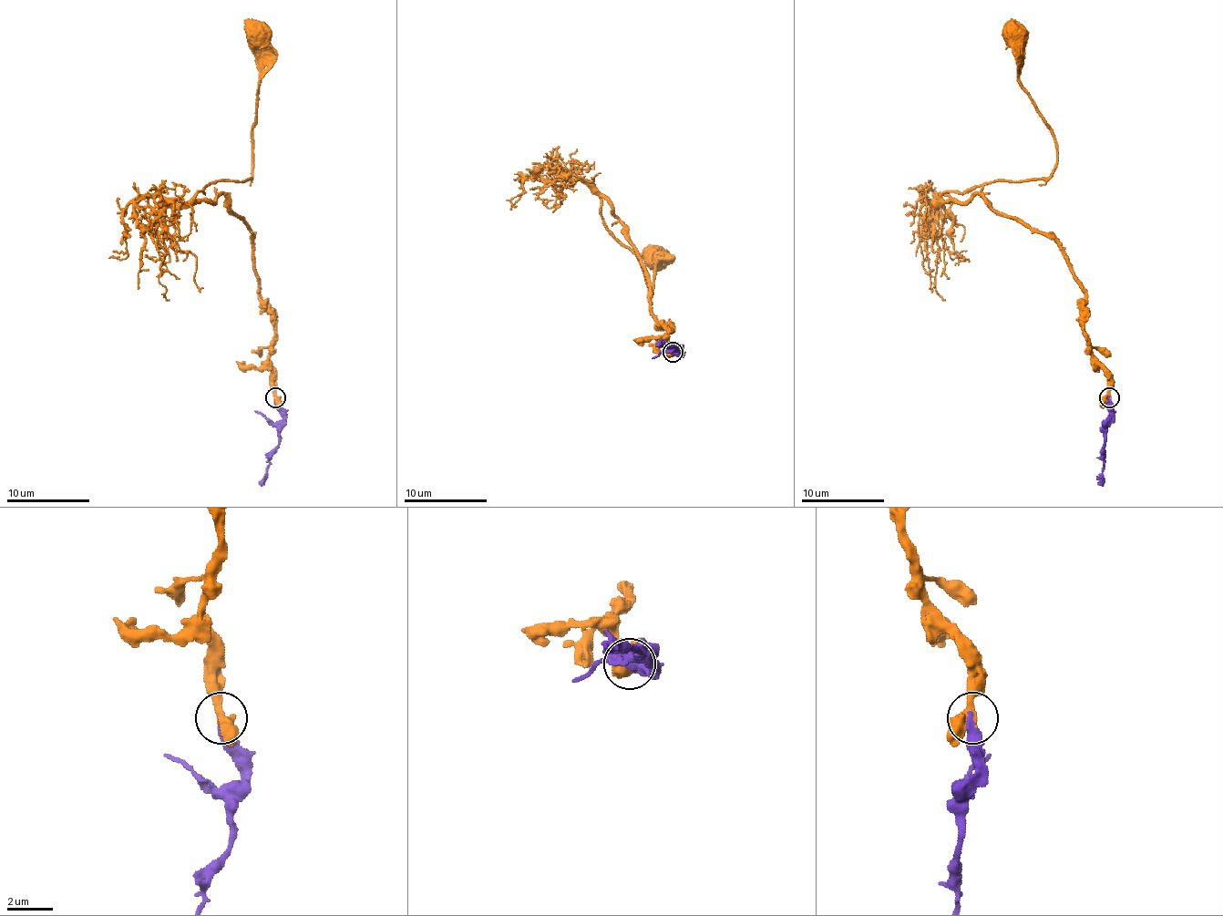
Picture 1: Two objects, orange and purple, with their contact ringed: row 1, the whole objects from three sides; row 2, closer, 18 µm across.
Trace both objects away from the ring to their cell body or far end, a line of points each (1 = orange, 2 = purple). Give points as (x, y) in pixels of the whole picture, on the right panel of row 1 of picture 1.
1: (1110, 398), (1066, 253), (980, 195), (942, 200), (1056, 164), (1011, 19)
2: (1110, 398), (1110, 425), (1105, 433), (1102, 477), (1104, 485)

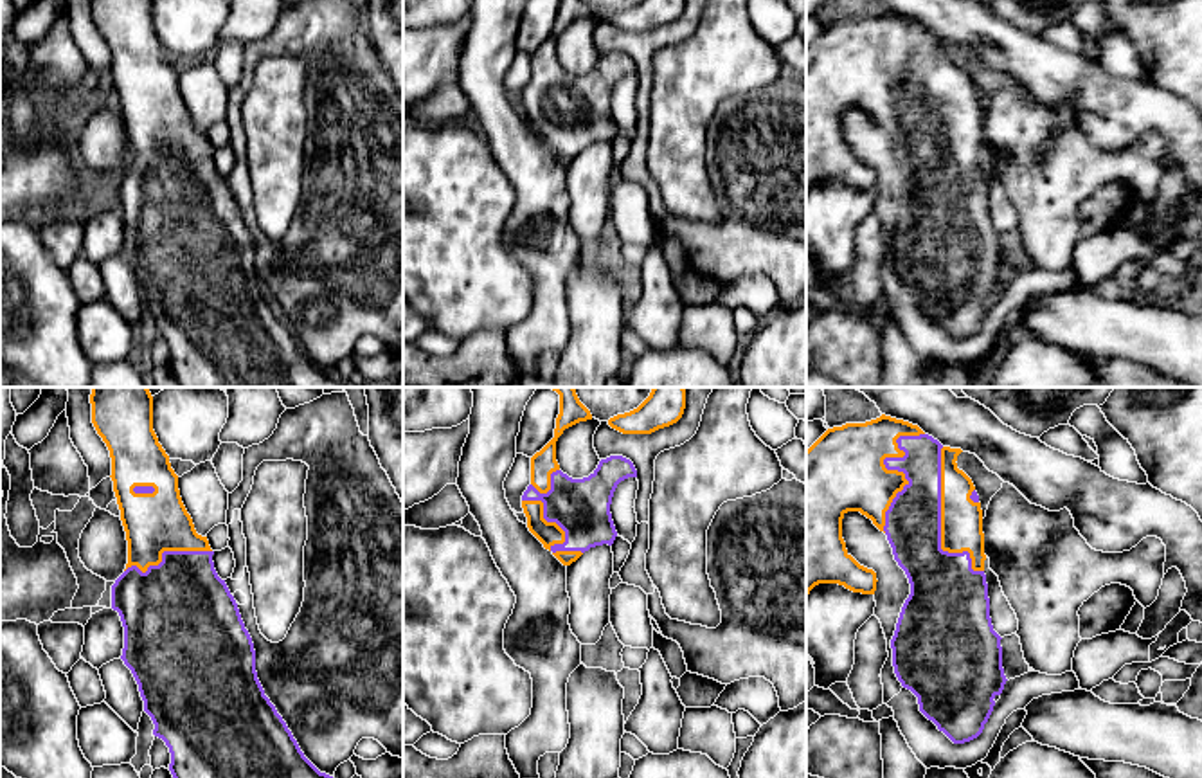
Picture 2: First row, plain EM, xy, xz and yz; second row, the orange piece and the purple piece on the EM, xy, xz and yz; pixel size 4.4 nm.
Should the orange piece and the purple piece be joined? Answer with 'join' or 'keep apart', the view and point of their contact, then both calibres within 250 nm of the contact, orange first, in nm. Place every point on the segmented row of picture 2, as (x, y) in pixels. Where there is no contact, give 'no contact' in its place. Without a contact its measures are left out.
join | yz (941, 524) | 190/260 nm

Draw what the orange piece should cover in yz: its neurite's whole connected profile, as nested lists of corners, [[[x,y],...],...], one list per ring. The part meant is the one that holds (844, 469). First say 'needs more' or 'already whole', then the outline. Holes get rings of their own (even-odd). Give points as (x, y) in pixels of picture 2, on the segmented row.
needs more | [[[882,414],[876,420],[866,423],[846,423],[842,427],[828,429],[808,450],[806,450],[806,596],[819,584],[839,584],[853,593],[875,594],[876,591],[876,573],[860,565],[846,549],[846,542],[842,538],[842,519],[848,511],[860,511],[873,524],[887,535],[887,540],[893,547],[894,560],[905,571],[910,594],[905,600],[894,636],[891,639],[893,648],[893,666],[898,681],[903,688],[910,690],[918,697],[919,711],[932,720],[939,731],[943,731],[954,744],[964,744],[977,738],[984,724],[988,722],[995,697],[1002,693],[1006,684],[1006,675],[1002,668],[1002,647],[1000,636],[993,630],[990,618],[990,598],[988,598],[988,584],[984,574],[984,533],[982,533],[982,510],[979,502],[979,495],[972,479],[957,468],[957,456],[961,448],[943,447],[937,439],[925,434],[918,425],[912,425],[903,420],[896,420]]]

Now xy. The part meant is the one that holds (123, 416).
needs more | [[[92,387],[92,423],[97,434],[103,438],[112,457],[112,481],[117,504],[121,510],[121,520],[128,540],[128,564],[126,571],[112,585],[112,609],[119,612],[124,627],[124,648],[121,659],[131,670],[140,697],[144,701],[144,711],[151,717],[155,729],[153,735],[162,738],[171,753],[169,771],[173,778],[333,778],[320,773],[300,751],[297,740],[288,729],[275,706],[265,695],[265,690],[256,672],[256,650],[248,630],[241,620],[238,603],[230,594],[225,580],[221,580],[214,569],[212,555],[207,537],[196,533],[191,515],[187,513],[180,490],[178,475],[171,468],[169,456],[158,443],[153,430],[153,396],[148,387]]]

